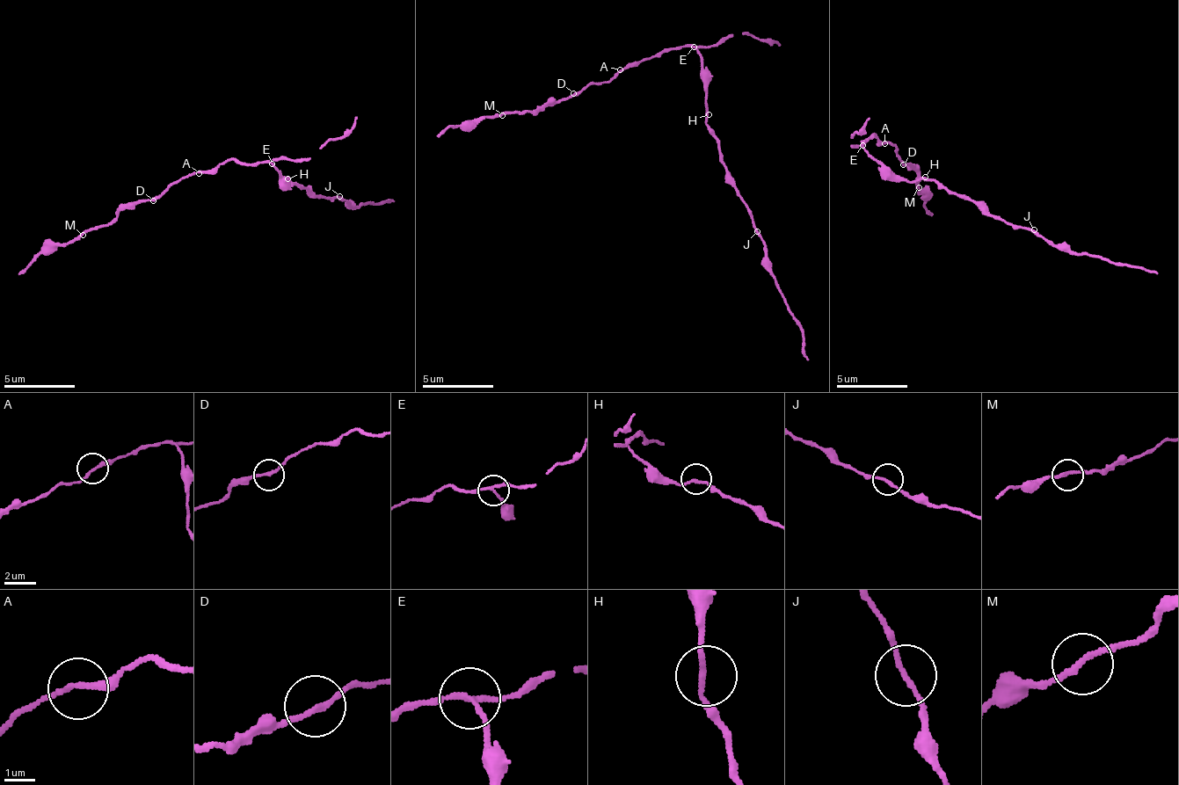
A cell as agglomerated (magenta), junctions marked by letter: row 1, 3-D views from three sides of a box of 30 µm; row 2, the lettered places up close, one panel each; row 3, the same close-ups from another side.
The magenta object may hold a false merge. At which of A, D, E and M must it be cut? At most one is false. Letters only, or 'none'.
E

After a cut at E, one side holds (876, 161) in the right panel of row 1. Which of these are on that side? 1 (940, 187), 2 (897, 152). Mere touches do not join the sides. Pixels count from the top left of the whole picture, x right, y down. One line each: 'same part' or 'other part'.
1: same part
2: other part

